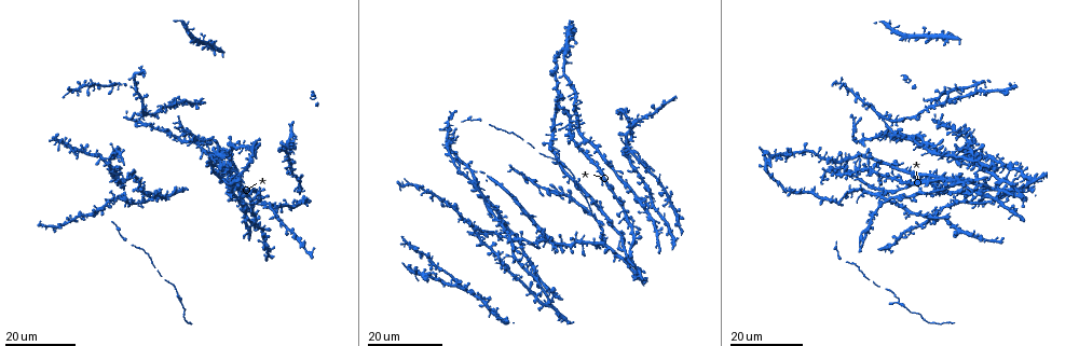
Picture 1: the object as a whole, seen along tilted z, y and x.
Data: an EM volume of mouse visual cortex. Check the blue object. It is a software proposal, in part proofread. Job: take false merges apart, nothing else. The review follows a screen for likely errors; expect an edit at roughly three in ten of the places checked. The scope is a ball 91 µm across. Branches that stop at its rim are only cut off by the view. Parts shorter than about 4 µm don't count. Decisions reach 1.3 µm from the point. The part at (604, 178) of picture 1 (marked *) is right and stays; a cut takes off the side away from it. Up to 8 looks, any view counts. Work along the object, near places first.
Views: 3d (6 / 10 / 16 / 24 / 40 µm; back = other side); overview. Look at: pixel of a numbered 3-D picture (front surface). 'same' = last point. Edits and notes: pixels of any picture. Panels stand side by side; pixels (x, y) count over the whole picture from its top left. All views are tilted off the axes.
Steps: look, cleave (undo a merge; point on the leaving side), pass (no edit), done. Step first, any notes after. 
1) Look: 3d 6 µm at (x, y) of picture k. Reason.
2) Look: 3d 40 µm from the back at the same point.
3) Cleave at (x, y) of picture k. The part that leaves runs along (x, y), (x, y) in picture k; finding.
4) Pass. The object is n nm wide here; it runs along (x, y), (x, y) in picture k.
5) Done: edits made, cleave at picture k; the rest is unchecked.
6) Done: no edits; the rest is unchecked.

Look: 3d 24 µm at (632, 160) of picture 1. Branch point.

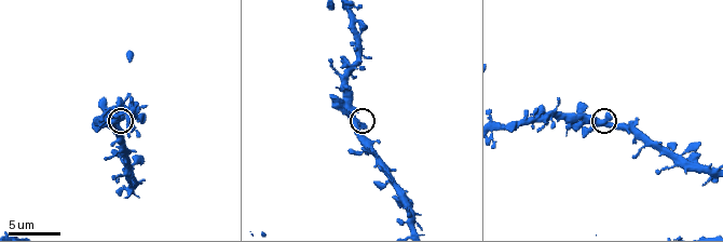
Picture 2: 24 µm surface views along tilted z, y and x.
Look: 3d 10 µm at (356, 122) of picture 2.

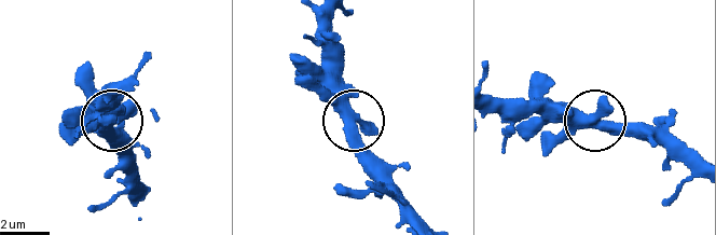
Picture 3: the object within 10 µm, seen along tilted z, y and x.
Pass. The side arm is 17 µm long; it runs along (135, 198), (113, 148), (113, 113), (93, 79) in picture 3; all the same neuron.

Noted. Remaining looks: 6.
Look: 3d 16 µm at (551, 130) of picture 1.

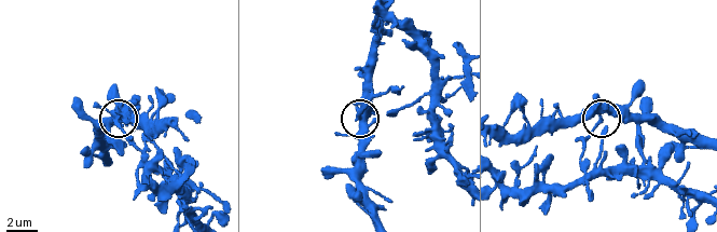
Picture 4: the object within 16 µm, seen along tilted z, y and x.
Look: 3d 6 µm at (119, 117) of picture 4. Zoom in.

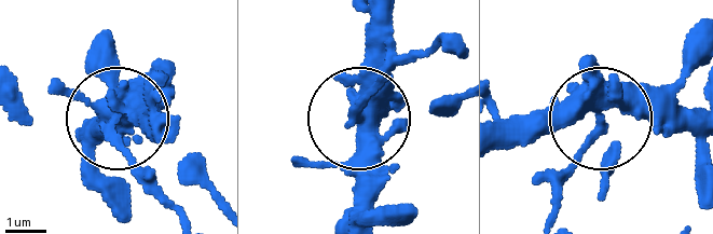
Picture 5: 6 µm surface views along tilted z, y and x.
Look: 3d 6 µm from the back at (598, 117) of picture 5.

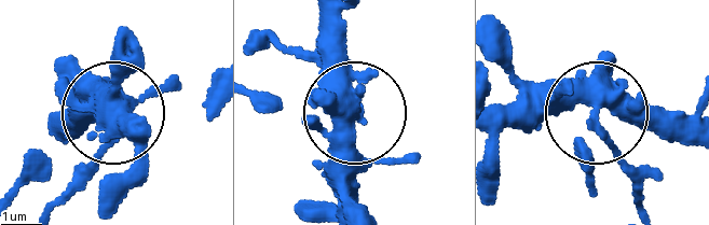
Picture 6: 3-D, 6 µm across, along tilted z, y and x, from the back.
Cleave at (93, 159) of picture 6. The side arm is 6 µm long; the part that leaves runs along (594, 129), (641, 210) in picture 6; a second neuron is stuck on.

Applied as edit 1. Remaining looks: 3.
Look: 3d 16 µm at (493, 209) of picture 1.

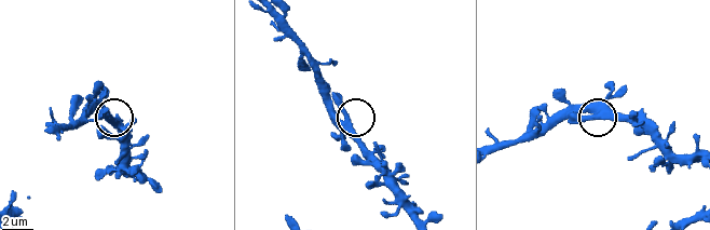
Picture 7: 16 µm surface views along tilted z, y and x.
Look: 3d 10 µm at (604, 114) of picture 7.

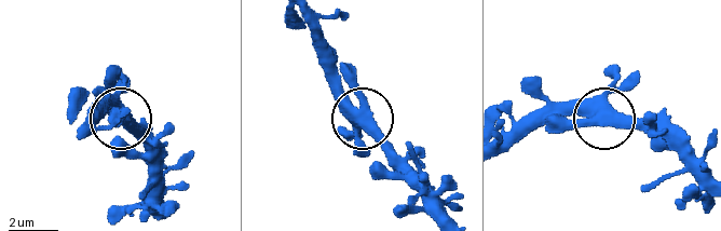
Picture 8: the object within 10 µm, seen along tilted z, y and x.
Pass. All the same neuron.

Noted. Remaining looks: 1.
Done: edits made, cleave at picture 6; the rest is unchecked.

